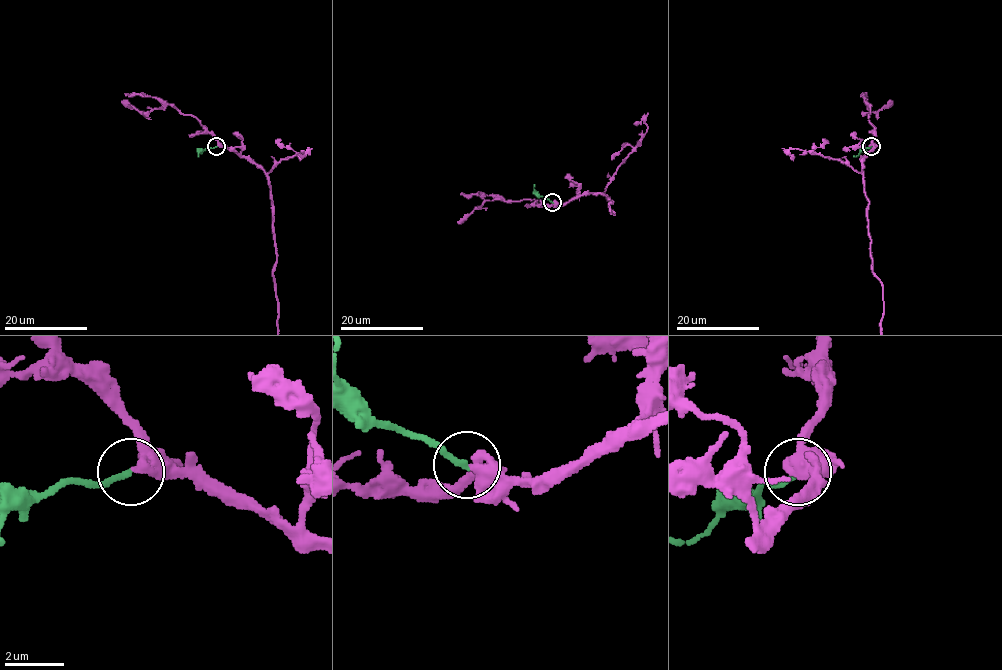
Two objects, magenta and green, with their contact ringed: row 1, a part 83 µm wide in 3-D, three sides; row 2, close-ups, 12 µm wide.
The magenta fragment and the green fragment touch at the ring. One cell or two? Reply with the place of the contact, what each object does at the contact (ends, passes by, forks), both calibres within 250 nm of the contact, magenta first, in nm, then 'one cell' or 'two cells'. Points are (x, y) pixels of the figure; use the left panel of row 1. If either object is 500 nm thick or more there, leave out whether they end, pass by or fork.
(216, 146) | magenta passes by | green ends | 440/190 nm | one cell

